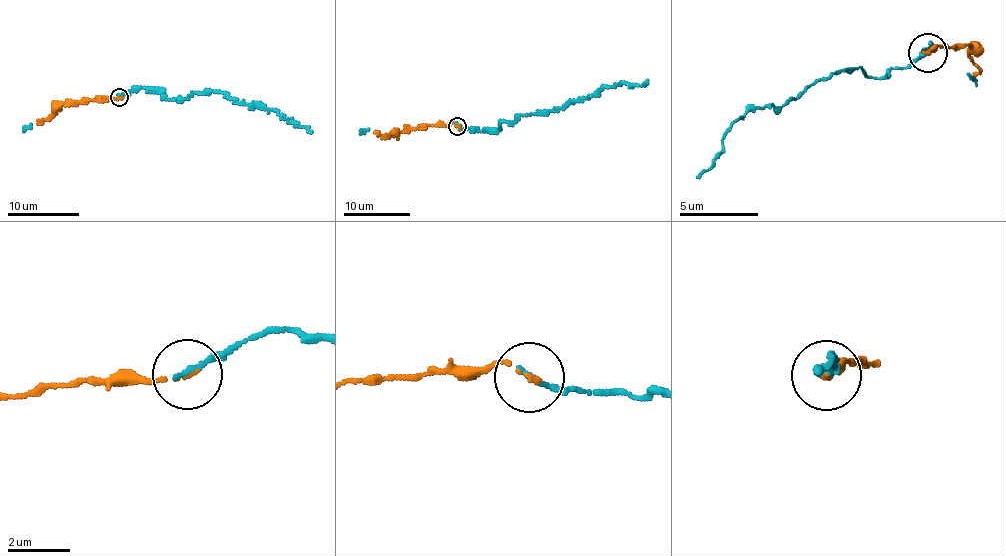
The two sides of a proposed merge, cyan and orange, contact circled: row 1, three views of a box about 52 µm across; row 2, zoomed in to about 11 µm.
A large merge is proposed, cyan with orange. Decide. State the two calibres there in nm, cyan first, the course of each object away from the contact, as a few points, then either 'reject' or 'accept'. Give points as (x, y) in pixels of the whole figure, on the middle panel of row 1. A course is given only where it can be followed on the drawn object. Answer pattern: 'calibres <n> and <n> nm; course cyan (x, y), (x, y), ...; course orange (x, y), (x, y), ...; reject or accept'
calibres 200 and 110 nm; course cyan (457, 126), (498, 130), (502, 122), (553, 112), (604, 87), (648, 81); course orange (457, 126), (453, 123), (420, 126), (383, 136), (376, 133); accept

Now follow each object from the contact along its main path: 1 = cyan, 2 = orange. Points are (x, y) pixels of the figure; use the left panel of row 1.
1: (119, 97), (137, 88), (161, 90), (164, 98), (181, 100), (194, 93), (215, 91), (279, 111), (311, 131)
2: (119, 97), (64, 102), (39, 123)

